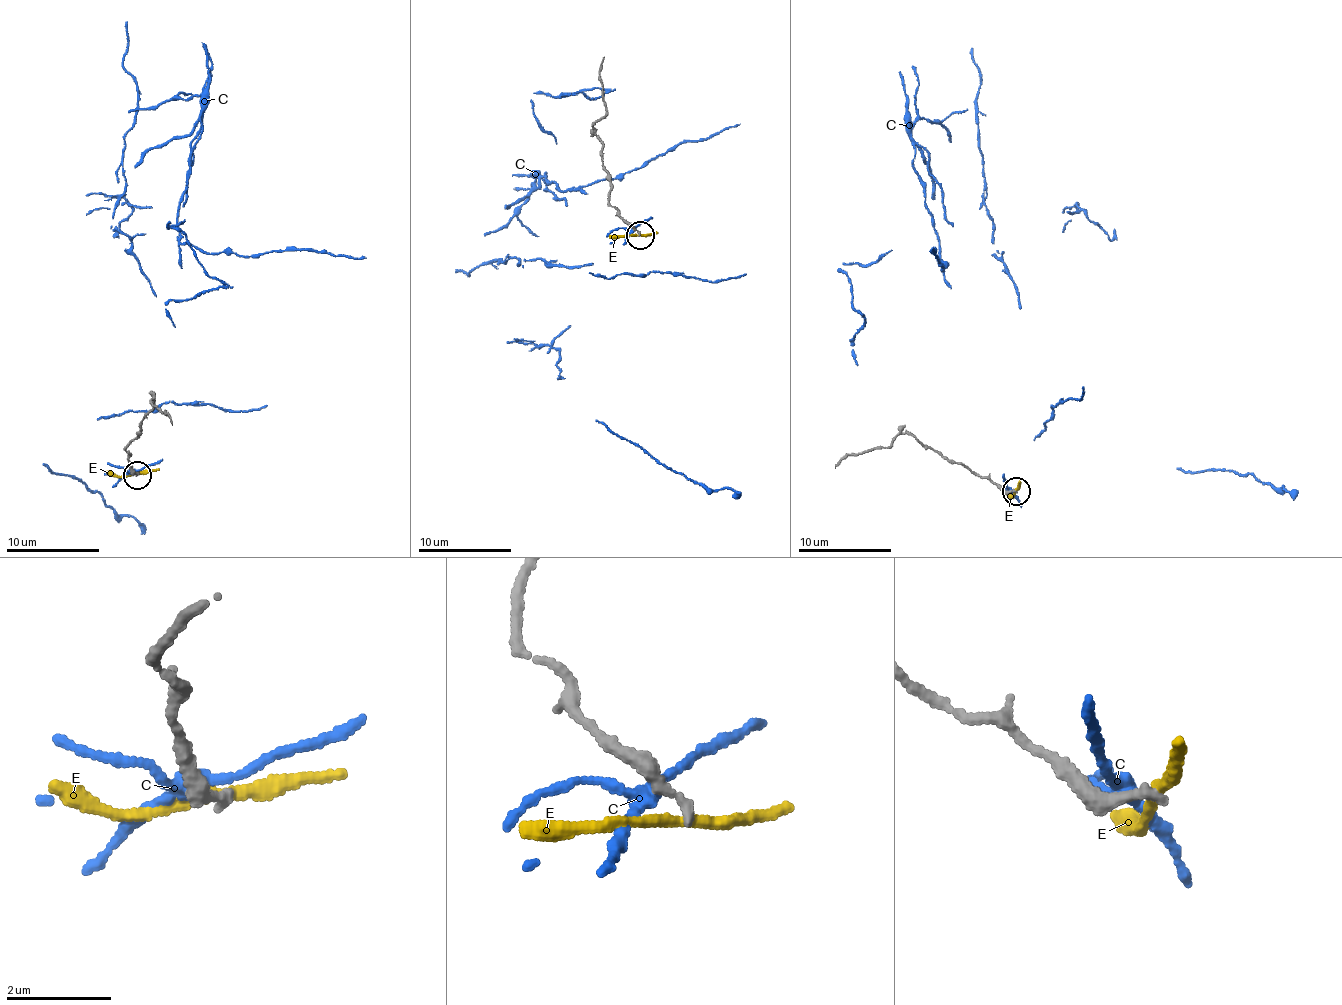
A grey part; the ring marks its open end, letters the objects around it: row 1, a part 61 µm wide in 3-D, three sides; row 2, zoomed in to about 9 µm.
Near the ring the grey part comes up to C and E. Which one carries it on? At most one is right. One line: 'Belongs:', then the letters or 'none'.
Belongs: none

